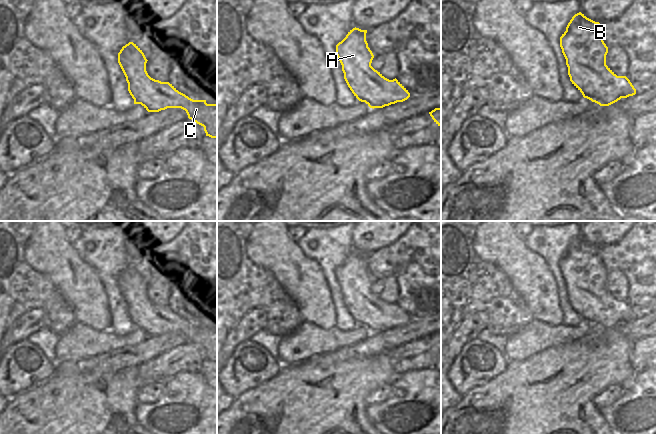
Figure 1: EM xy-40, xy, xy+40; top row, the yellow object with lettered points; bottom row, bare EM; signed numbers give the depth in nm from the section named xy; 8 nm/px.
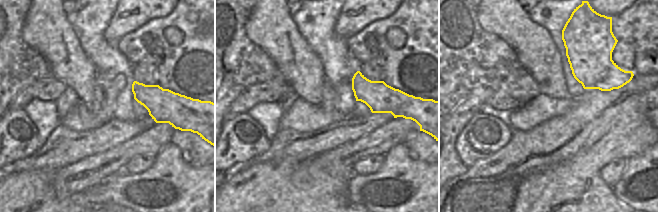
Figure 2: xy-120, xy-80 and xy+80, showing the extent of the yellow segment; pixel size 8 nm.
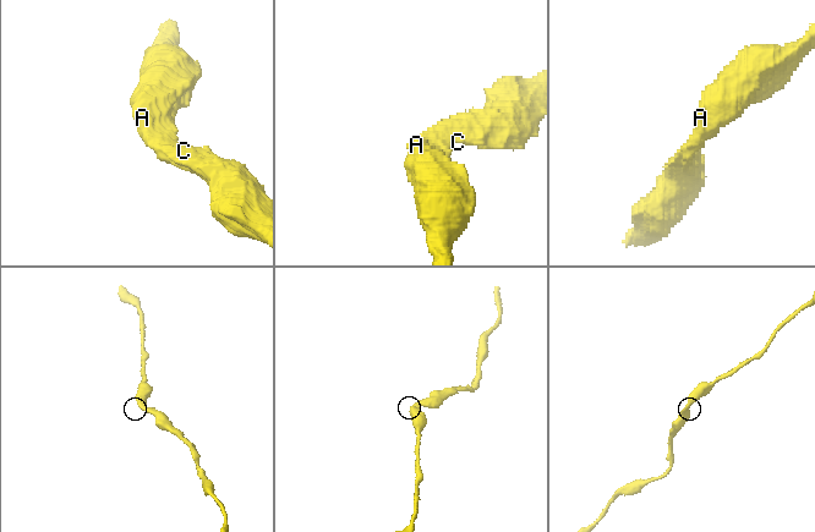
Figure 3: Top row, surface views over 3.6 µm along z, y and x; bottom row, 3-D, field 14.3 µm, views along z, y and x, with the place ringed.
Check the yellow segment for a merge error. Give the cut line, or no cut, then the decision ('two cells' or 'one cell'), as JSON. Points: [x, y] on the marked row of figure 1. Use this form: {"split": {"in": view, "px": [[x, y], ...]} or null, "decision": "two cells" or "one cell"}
{"split": null, "decision": "one cell"}

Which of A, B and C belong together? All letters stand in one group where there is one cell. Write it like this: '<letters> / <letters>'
A B C

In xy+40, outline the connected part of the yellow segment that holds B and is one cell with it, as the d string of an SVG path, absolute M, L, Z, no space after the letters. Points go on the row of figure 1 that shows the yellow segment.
M581 12L575 14L560 37L572 84L584 98L609 106L636 94L626 76L617 76L607 65L608 47L600 35L600 23Z

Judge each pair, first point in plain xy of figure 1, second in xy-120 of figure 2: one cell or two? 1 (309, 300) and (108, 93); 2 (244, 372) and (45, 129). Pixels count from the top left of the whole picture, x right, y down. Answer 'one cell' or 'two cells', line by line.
1: two cells
2: two cells

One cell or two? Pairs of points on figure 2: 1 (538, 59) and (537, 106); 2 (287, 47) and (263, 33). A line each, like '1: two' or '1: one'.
1: two
2: one

